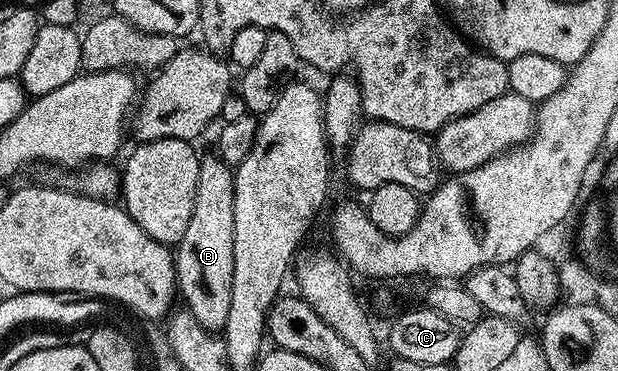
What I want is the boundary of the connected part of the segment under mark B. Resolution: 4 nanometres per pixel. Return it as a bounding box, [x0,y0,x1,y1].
[174,156,235,331]

